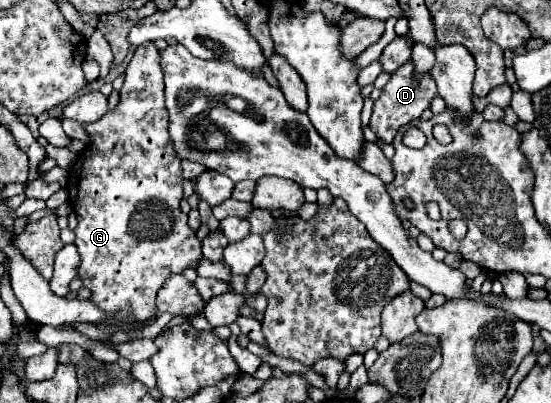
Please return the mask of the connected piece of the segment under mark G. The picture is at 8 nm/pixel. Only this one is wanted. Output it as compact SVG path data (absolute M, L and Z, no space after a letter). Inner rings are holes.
M147 42L147 44L141 44L129 66L127 66L127 76L125 76L125 84L121 88L121 98L117 102L117 106L113 110L107 110L105 116L101 116L97 122L91 122L91 124L81 124L83 130L87 132L89 136L89 144L87 144L87 150L81 152L81 156L77 158L77 162L69 168L69 182L67 182L67 190L69 190L69 202L73 204L75 208L75 214L77 214L77 228L73 230L75 232L75 246L79 248L79 254L81 254L81 266L79 266L79 278L83 282L85 288L91 290L91 302L95 306L99 306L103 312L107 312L109 318L113 318L113 322L133 322L133 320L147 320L151 316L157 314L157 306L155 306L155 296L157 296L157 290L161 288L161 284L165 282L165 278L169 274L181 274L185 268L195 268L197 260L201 258L201 242L197 240L195 232L187 226L187 214L181 212L179 208L179 202L183 198L183 176L181 176L181 160L177 160L177 156L173 156L173 144L169 140L169 132L167 132L167 124L169 124L169 118L167 118L167 112L165 112L165 104L163 104L163 72L161 72L161 54L159 54L159 48L153 44L153 42Z

